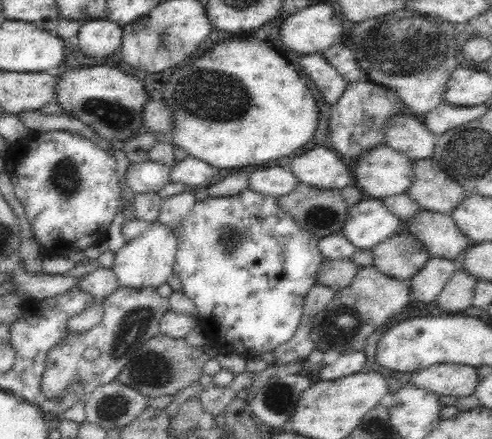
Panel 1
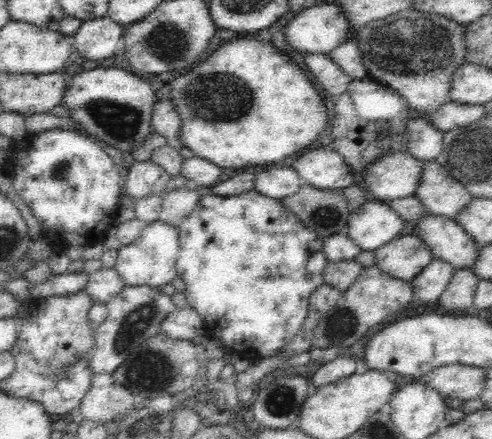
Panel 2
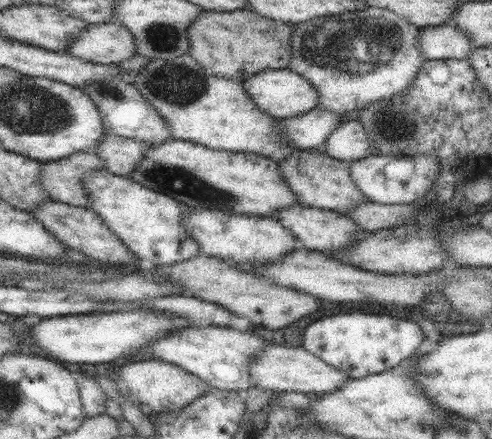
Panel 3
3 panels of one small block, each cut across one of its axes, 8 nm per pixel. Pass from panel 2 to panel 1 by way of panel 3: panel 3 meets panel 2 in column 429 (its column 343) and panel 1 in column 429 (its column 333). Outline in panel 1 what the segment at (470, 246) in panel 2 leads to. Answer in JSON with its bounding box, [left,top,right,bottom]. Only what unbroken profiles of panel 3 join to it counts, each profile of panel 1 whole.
[406,210,474,262]

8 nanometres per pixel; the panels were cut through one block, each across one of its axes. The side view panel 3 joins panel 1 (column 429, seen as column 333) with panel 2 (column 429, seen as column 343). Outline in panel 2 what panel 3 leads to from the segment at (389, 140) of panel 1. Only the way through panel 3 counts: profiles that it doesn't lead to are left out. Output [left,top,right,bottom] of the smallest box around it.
[406,120,444,162]

